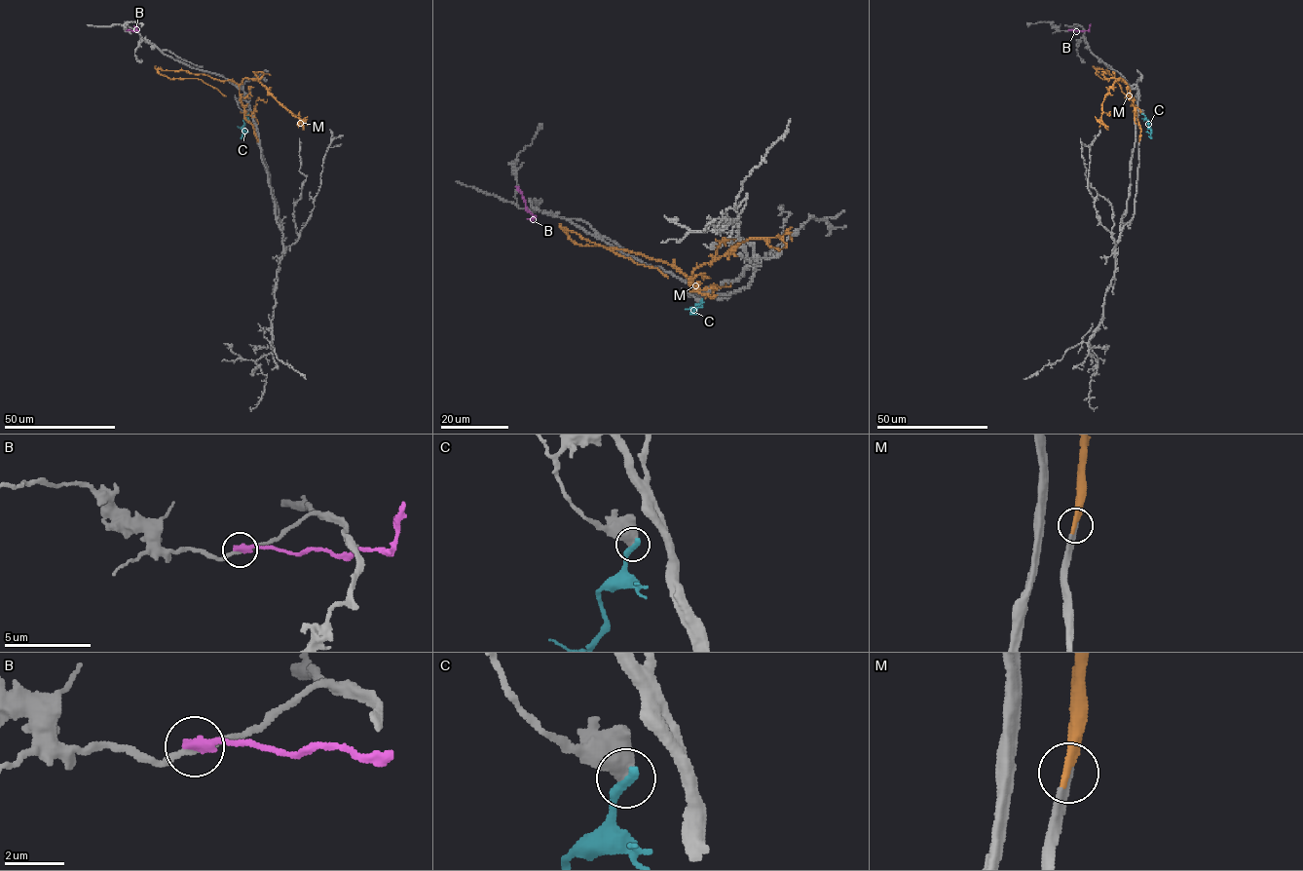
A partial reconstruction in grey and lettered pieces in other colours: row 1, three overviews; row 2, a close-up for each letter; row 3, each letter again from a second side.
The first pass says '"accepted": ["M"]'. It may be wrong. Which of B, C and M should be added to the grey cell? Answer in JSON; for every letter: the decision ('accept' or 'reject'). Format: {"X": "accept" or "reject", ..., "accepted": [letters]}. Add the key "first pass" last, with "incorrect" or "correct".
{"B": "reject", "C": "reject", "M": "accept", "accepted": ["M"], "first pass": "correct"}

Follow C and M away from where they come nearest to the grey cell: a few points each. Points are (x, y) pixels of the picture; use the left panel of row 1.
C: (247, 114), (242, 131), (248, 132)
M: (257, 140), (236, 83), (182, 70), (158, 69), (170, 79), (201, 80), (226, 96)

